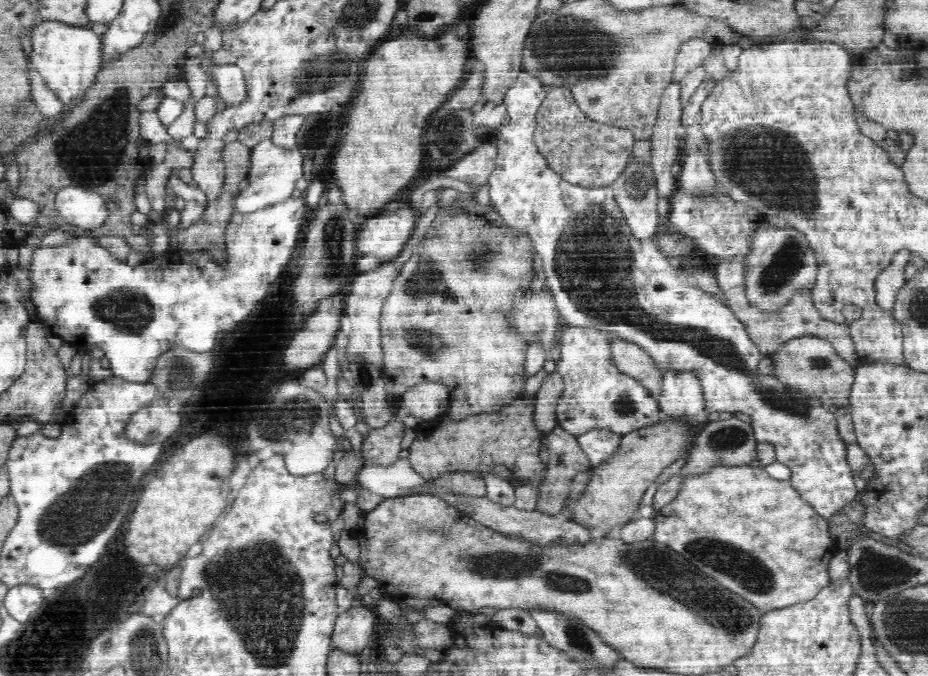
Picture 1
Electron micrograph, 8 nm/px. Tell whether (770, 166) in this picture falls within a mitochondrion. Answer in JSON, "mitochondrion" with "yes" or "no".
{"mitochondrion":"yes"}

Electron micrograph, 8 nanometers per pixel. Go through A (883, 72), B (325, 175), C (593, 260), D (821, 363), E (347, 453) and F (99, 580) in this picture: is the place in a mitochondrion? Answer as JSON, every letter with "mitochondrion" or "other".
{"A":"other","B":"other","C":"mitochondrion","D":"mitochondrion","E":"other","F":"other"}

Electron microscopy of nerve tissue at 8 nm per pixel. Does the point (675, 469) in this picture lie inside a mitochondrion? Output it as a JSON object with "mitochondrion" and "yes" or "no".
{"mitochondrion":"no"}

